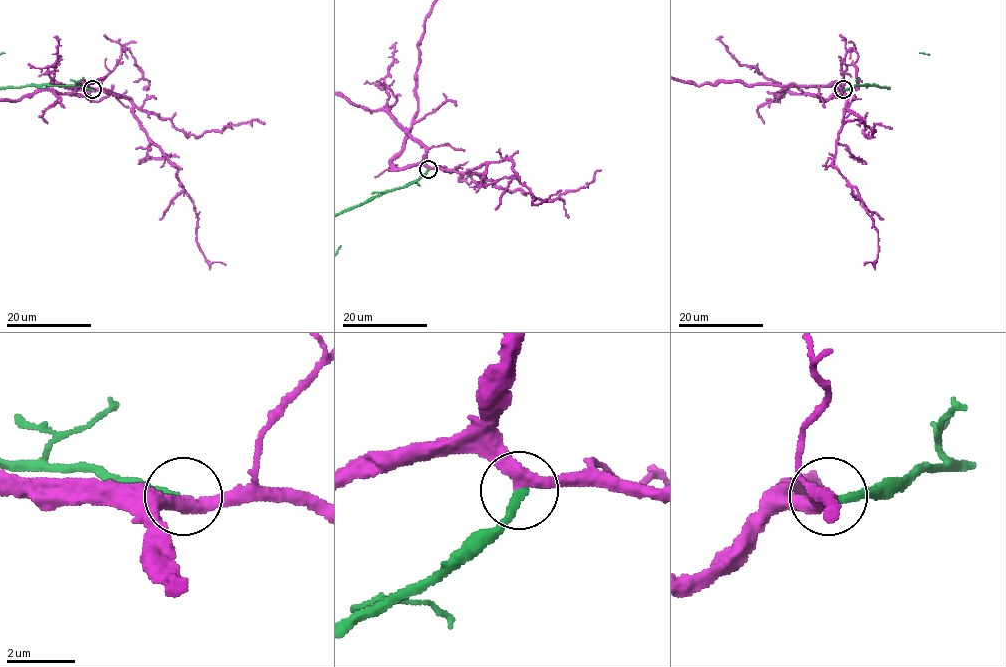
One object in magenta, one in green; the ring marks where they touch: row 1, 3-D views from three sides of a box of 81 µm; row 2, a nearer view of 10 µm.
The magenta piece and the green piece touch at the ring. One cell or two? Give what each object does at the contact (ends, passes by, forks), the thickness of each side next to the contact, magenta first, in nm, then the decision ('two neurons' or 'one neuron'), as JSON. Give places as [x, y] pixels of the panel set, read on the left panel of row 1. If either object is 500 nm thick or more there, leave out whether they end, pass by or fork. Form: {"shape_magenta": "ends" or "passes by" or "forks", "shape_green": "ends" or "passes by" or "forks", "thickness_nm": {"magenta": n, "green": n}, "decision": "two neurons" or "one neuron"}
{"shape_magenta": "passes by", "shape_green": "ends", "thickness_nm": {"magenta": 320, "green": 260}, "decision": "one neuron"}

